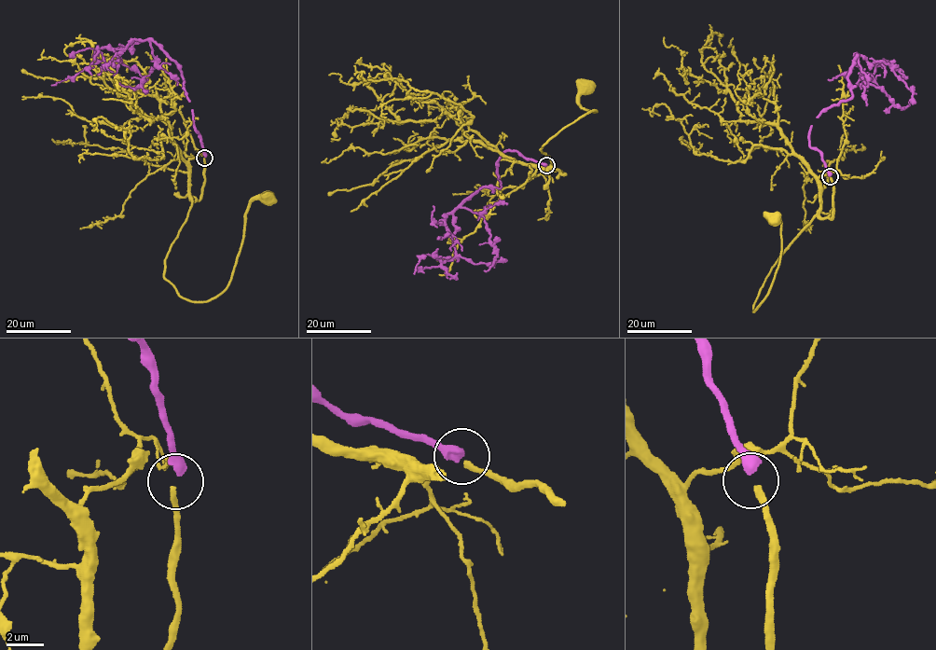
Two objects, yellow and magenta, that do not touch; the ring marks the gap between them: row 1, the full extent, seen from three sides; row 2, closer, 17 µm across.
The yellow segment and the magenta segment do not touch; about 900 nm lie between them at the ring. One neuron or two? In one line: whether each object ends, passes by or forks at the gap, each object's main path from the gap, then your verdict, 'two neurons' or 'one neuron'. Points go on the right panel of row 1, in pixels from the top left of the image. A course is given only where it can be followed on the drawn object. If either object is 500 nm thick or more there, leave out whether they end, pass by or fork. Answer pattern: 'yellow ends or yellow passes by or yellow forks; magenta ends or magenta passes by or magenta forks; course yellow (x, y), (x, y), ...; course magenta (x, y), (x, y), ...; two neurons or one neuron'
course yellow (831, 177), (832, 216), (815, 216), (771, 268), (754, 311), (779, 264), (780, 222), (772, 220); course magenta (829, 176), (809, 131), (822, 111), (851, 96), (856, 56), (888, 62), (860, 83), (867, 90); one neuron

